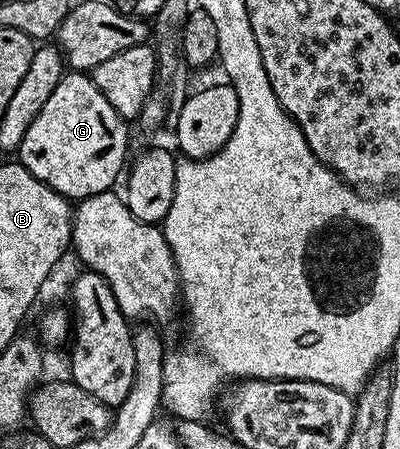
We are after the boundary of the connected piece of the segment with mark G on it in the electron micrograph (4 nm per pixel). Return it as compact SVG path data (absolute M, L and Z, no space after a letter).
M70 70L52 90L32 126L28 126L16 156L39 182L77 202L85 196L111 191L117 180L119 183L127 163L126 143L130 140L126 128L127 121L112 110L93 79L87 73Z

